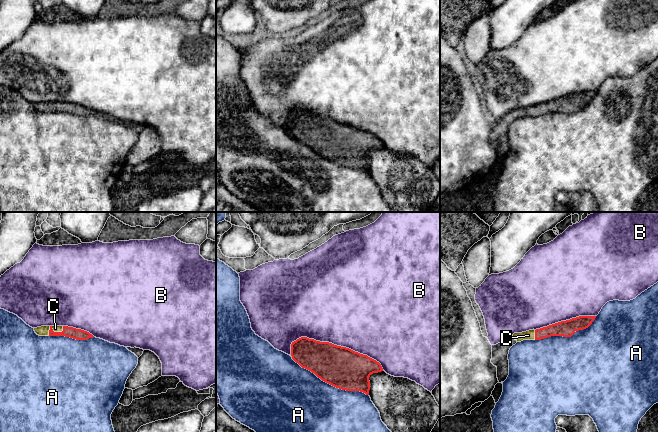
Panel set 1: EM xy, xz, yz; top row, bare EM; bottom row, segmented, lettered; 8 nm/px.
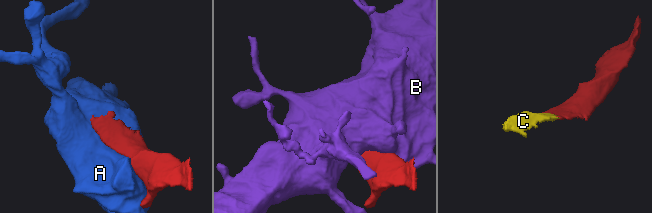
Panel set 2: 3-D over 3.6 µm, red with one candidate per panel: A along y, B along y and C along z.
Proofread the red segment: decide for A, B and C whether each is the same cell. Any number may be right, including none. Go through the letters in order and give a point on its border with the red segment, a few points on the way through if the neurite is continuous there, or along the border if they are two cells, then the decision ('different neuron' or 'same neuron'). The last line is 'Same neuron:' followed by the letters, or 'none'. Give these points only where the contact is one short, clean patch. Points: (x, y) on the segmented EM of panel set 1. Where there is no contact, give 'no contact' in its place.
A: xz (330, 384) | different neuron
B: xz (338, 346) | different neuron
C: xy (55, 332) | across xy (78, 334), (55, 332), (55, 328) | same neuron
Same neuron: C

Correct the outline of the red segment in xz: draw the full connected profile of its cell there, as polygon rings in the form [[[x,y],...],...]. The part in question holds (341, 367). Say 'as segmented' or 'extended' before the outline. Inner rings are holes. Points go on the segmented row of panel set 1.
as segmented; [[[301,337],[291,344],[292,359],[322,381],[369,395],[369,377],[383,371],[379,362],[349,348]]]

